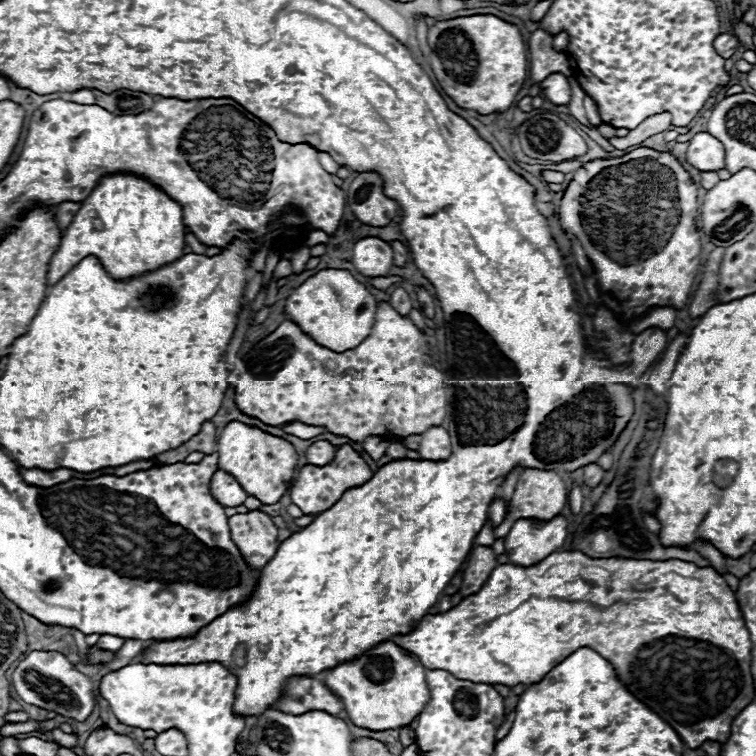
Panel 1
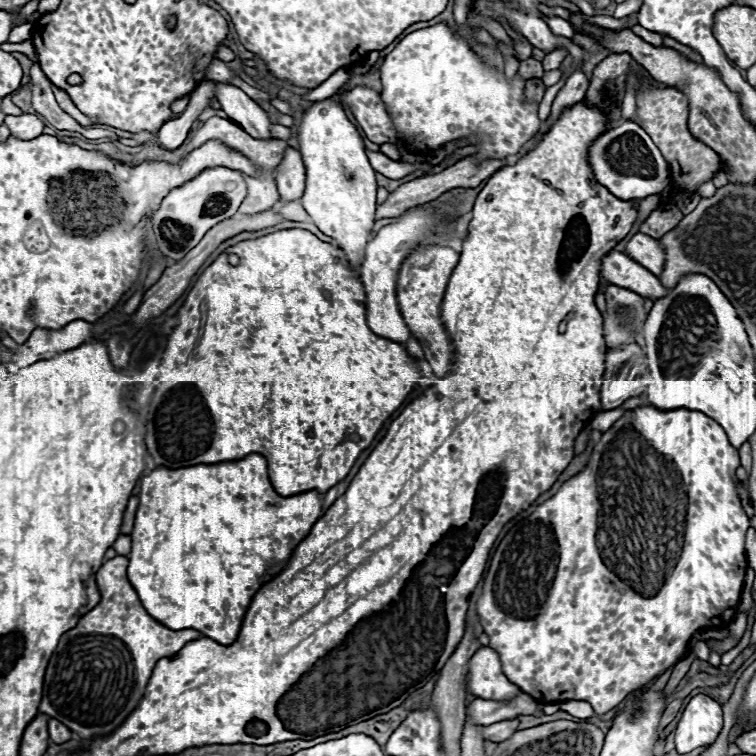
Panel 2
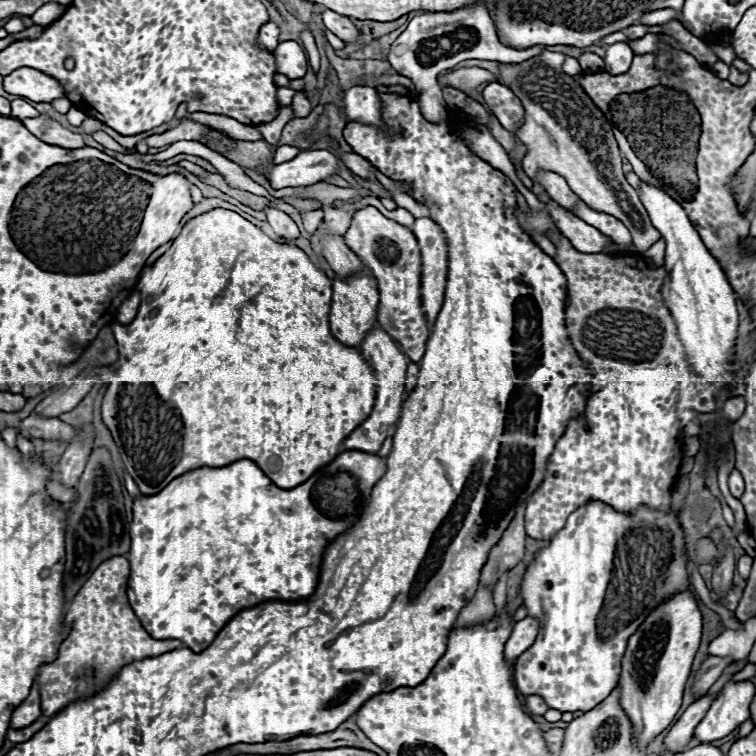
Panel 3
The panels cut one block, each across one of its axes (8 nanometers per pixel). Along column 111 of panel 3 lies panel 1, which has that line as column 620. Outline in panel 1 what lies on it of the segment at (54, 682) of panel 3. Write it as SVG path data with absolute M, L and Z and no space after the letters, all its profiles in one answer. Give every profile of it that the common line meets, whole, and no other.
M552 552L546 560L542 560L542 564L534 564L530 568L516 566L516 564L498 564L494 568L494 572L490 574L490 578L486 580L486 584L474 596L466 596L458 606L450 608L445 613L426 614L420 620L418 628L414 628L414 632L410 632L410 636L394 636L392 642L398 644L400 648L408 650L410 654L414 654L422 662L424 668L448 670L450 674L454 674L462 680L474 680L474 682L482 682L482 684L504 684L508 688L512 688L516 684L530 686L530 684L540 682L568 654L572 654L574 650L578 650L582 646L588 646L588 648L596 650L600 656L604 656L614 666L618 678L622 680L626 690L634 698L638 698L642 704L646 704L652 712L656 712L664 722L668 722L678 732L678 736L682 738L682 742L688 748L698 748L706 740L726 742L730 736L730 724L732 724L734 716L746 704L750 704L750 700L754 698L754 678L750 672L752 640L746 630L746 624L744 624L744 618L742 618L742 612L740 612L740 606L736 602L734 592L726 584L724 576L720 576L714 568L698 568L696 564L682 562L682 560L666 560L666 562L618 560L618 558L606 560L606 558L590 558L582 552Z

